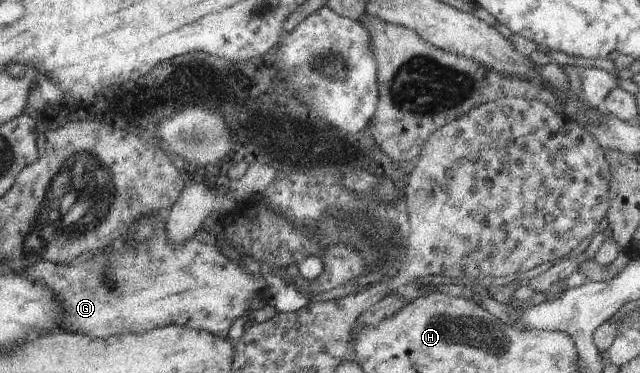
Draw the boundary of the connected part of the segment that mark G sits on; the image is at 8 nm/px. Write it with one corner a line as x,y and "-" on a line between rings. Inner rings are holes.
162,211
158,214
154,212
154,216
150,218
155,220
154,226
157,226
153,236
132,251
103,253
77,266
39,262
20,271
16,270
21,277
47,286
52,291
63,307
59,320
62,330
58,331
89,335
93,339
107,339
127,334
144,334
154,329
178,325
206,331
228,340
228,331
233,322
250,315
252,300
267,286
262,275
256,278
248,272
242,260
228,259
218,247
214,248
216,234
210,234
201,228
189,241
179,245
180,248
174,248
165,231
165,214

